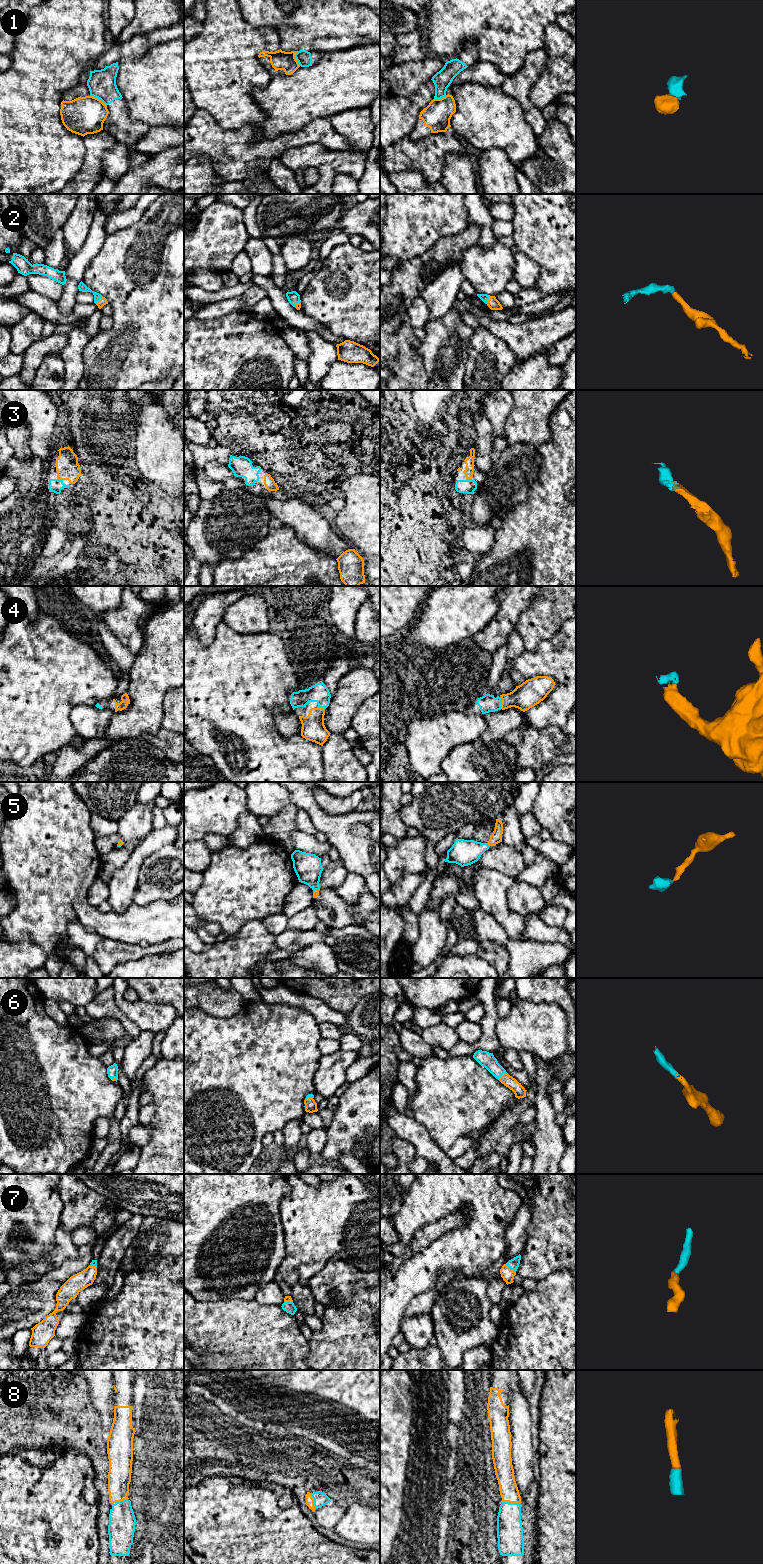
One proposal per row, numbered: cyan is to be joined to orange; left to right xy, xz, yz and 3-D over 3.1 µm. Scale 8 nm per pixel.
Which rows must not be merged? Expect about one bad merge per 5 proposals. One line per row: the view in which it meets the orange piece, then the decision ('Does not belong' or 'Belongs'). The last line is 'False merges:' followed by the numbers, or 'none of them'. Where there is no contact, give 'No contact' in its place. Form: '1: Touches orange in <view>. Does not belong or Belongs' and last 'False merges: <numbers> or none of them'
1: Touches orange in xy. Does not belong
2: Touches orange in xy. Belongs
3: Touches orange in yz. Belongs
4: Touches orange in yz. Belongs
5: Touches orange in yz. Belongs
6: Touches orange in yz. Belongs
7: Touches orange in yz. Belongs
8: Touches orange in yz. Belongs
False merges: 1

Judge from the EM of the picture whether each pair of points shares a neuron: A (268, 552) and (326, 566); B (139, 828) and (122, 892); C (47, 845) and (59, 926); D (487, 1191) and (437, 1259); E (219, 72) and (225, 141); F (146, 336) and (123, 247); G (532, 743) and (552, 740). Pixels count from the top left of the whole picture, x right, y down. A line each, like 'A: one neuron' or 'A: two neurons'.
A: one neuron
B: two neurons
C: one neuron
D: one neuron
E: two neurons
F: one neuron
G: one neuron

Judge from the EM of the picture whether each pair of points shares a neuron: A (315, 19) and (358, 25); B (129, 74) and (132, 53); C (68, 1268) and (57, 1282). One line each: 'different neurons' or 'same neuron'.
A: same neuron
B: different neurons
C: same neuron

